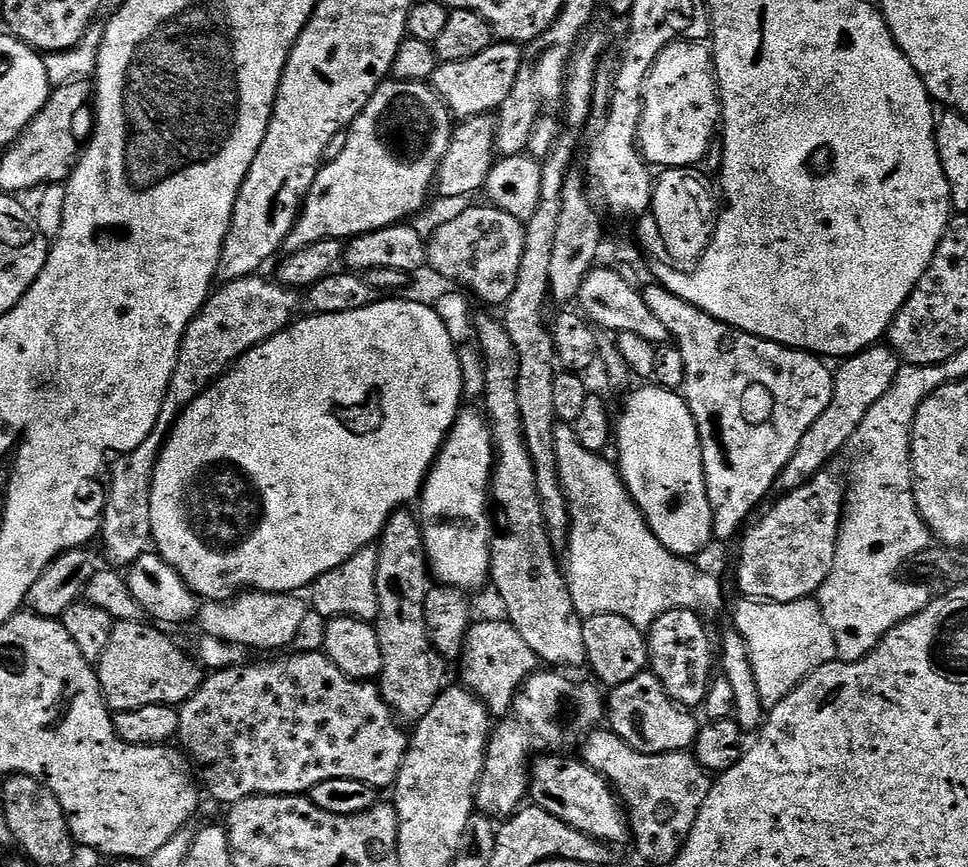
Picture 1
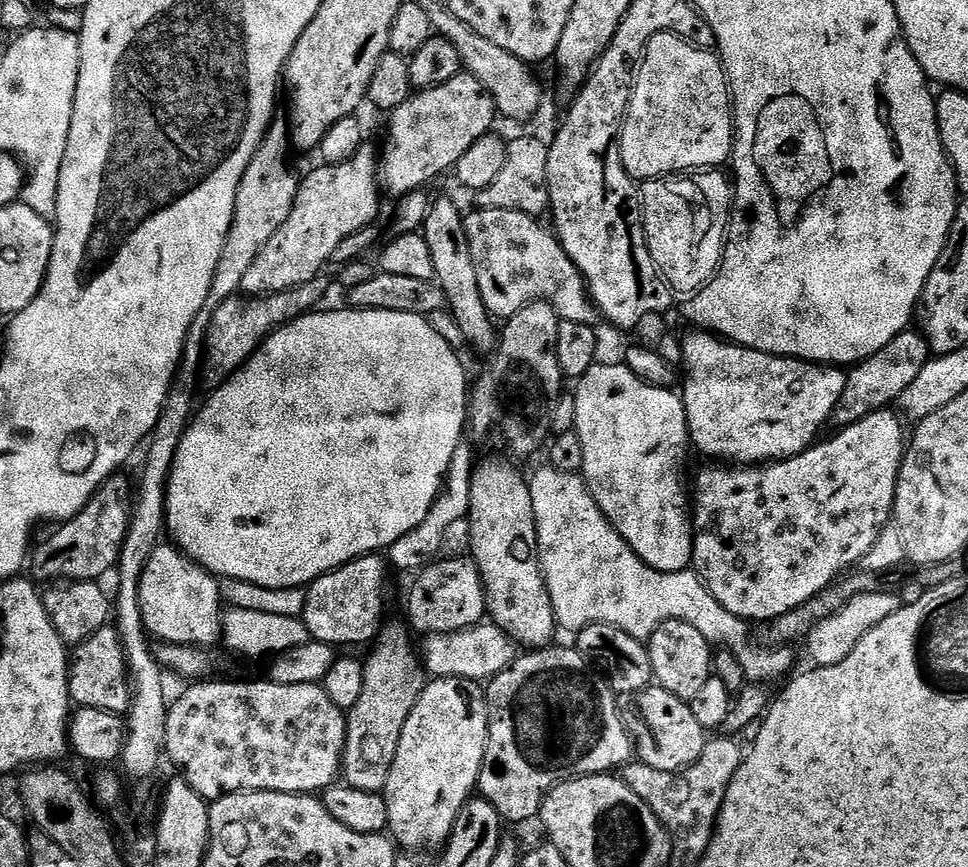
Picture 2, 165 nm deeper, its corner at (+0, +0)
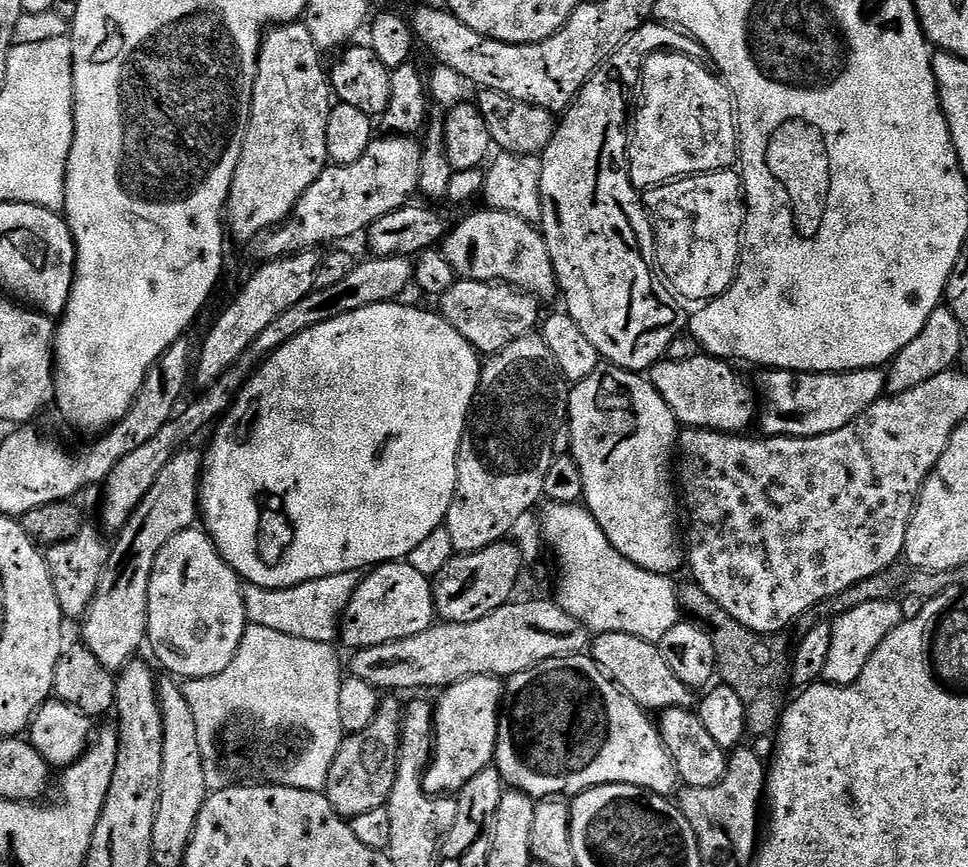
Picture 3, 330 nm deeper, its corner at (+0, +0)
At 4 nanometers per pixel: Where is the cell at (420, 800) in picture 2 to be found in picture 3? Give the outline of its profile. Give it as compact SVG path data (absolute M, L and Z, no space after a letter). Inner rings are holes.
M471 676L457 684L451 684L448 688L443 689L439 693L440 701L435 701L434 715L432 717L432 759L428 762L428 767L424 770L424 790L430 796L442 796L445 794L459 793L460 789L466 786L466 782L470 782L470 778L474 778L474 774L478 774L482 770L486 770L495 761L496 758L496 735L500 729L500 717L502 715L502 701L504 698L504 684L495 676Z

